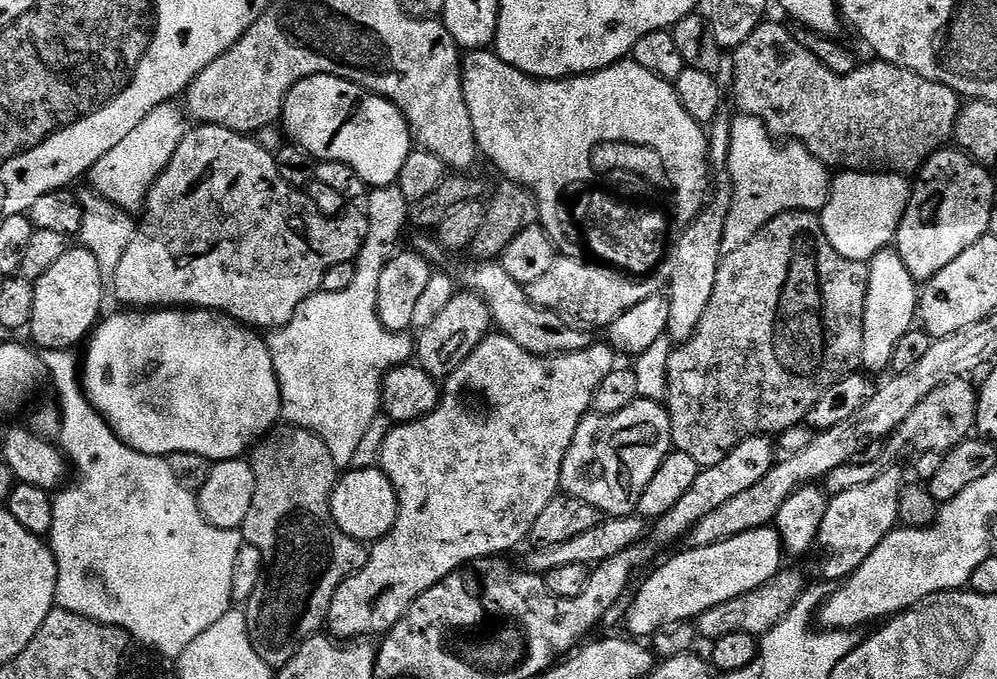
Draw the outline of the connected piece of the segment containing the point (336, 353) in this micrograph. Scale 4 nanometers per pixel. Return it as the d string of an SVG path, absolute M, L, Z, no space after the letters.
M398 186L372 188L366 196L367 204L368 237L355 261L353 284L347 290L321 290L315 296L306 298L306 302L298 306L294 318L290 318L284 328L275 329L266 340L280 387L283 419L289 425L306 428L309 432L321 436L334 458L337 469L340 470L347 469L353 463L351 460L359 454L376 415L381 415L380 391L384 385L384 376L391 368L409 363L414 356L413 337L403 332L386 330L376 313L378 282L382 278L382 270L386 270L386 266L398 251L396 243L399 242L404 227L409 227L410 205Z

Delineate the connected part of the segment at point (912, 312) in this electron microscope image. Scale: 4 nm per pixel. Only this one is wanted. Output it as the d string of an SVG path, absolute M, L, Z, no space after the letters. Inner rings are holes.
M894 246L878 250L868 265L868 293L862 326L862 354L860 362L863 371L887 373L892 366L894 346L898 346L902 334L913 331L918 320L918 281L906 270L906 262Z

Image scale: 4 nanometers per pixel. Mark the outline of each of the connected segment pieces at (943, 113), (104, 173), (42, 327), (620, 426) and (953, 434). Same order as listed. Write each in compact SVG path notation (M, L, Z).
M765 22L758 24L756 29L750 34L750 38L746 38L746 42L736 45L734 51L731 53L732 92L736 95L736 104L740 107L739 111L743 115L758 118L766 125L773 137L781 138L780 136L785 136L783 138L785 141L804 145L804 149L807 152L814 154L814 158L821 160L829 169L846 172L879 172L881 174L919 173L926 161L933 154L941 151L947 145L944 144L947 140L949 143L953 139L956 131L956 119L962 107L962 97L960 93L955 92L950 86L922 78L908 68L900 67L899 64L875 63L868 64L865 68L864 65L858 66L850 74L839 76L830 70L826 70L826 66L822 66L822 62L818 62L818 58L814 58L814 54L810 54L810 50L806 50L806 46L802 46L796 41L796 37L791 31L787 32L780 24Z
M169 102L146 114L146 118L138 122L138 127L133 132L126 134L126 138L122 138L122 142L118 142L118 146L114 146L110 154L98 158L98 162L92 167L91 187L125 212L136 214L143 209L148 191L164 172L170 158L174 158L174 152L182 142L186 131L186 112L183 107L175 108L176 106Z
M81 246L69 247L68 252L62 254L62 258L58 258L58 262L54 262L54 266L50 266L50 270L46 270L46 274L39 276L34 283L36 289L34 290L34 314L30 325L33 340L31 340L31 343L40 350L46 348L53 348L54 350L67 348L72 350L77 347L75 344L79 340L81 342L87 341L90 333L101 319L102 298L106 289L98 258L90 250Z
M638 398L618 414L589 414L578 426L562 462L560 487L567 495L590 502L605 517L633 515L642 490L673 448L668 409L663 403Z
M968 378L948 380L942 386L938 386L918 406L914 406L910 416L906 418L896 431L892 433L886 444L886 452L892 456L900 456L909 448L912 454L921 452L948 452L954 446L958 446L963 440L973 435L976 426L976 401L977 389L972 388L973 381Z

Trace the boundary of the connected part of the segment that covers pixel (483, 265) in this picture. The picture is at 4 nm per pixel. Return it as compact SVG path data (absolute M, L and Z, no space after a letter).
M476 262L464 276L463 287L475 292L485 302L492 315L492 323L503 335L508 336L522 350L535 356L560 356L563 352L586 350L594 342L594 336L567 324L559 315L559 311L550 308L539 308L528 297L525 285L516 284L510 274L506 274L503 263Z

